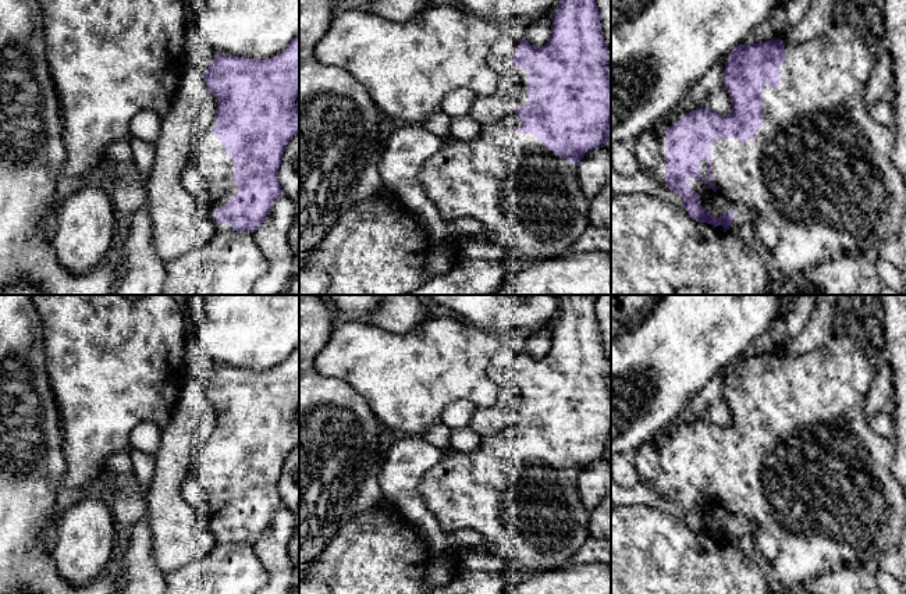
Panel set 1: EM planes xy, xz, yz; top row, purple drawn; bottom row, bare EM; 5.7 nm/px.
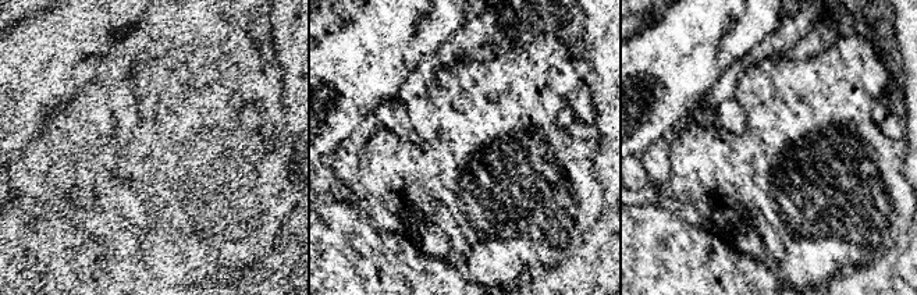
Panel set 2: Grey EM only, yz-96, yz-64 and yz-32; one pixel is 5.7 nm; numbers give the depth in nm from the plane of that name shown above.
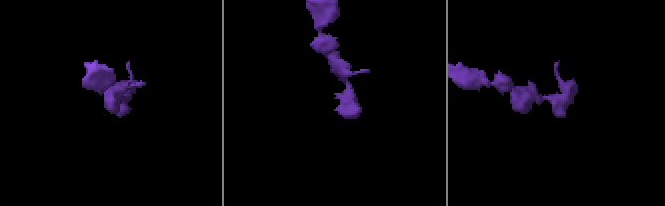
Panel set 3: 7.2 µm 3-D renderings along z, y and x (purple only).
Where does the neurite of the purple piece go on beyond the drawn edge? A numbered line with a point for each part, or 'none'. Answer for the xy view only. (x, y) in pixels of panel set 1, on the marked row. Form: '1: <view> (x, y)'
1: xy (215, 164)

